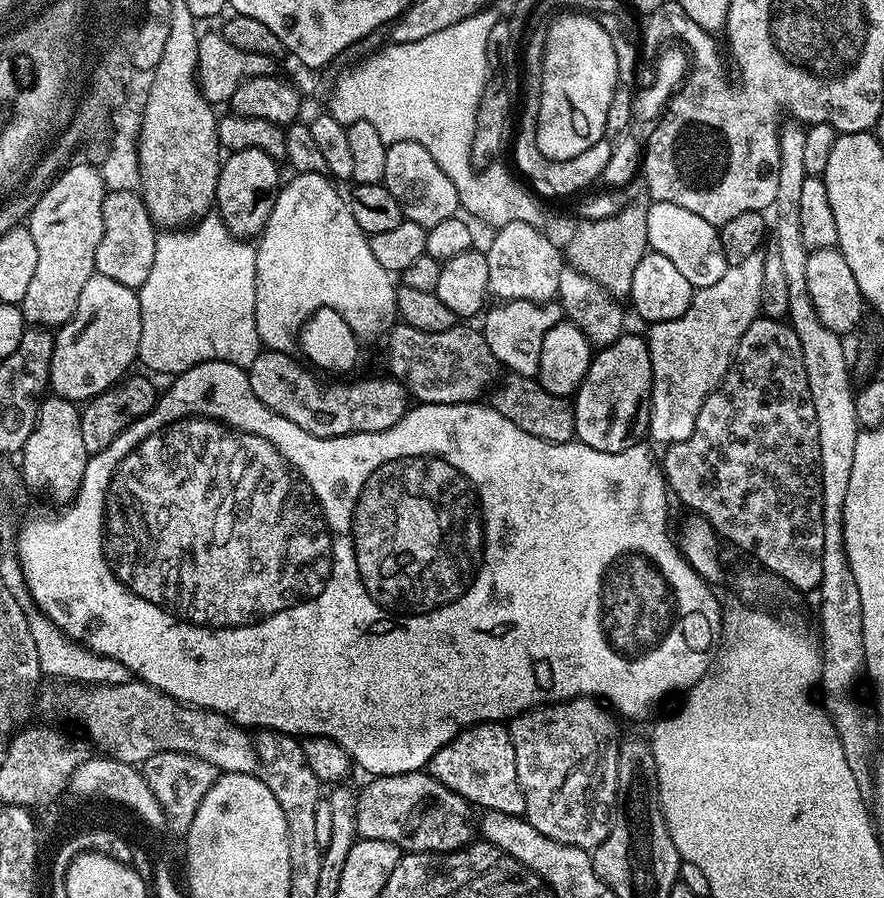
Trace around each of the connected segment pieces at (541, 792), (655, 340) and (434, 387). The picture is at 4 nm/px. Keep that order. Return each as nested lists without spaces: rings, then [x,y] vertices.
[[[576,696],[573,700],[562,700],[559,704],[541,704],[540,707],[530,708],[528,711],[511,717],[507,721],[506,727],[510,734],[510,742],[514,746],[514,762],[518,766],[518,782],[520,783],[522,794],[526,798],[524,816],[534,826],[534,830],[542,830],[542,834],[546,834],[546,838],[554,838],[554,842],[562,842],[563,844],[589,850],[597,848],[606,838],[610,823],[610,813],[616,802],[618,758],[622,747],[622,739],[620,740],[620,732],[616,729],[615,719],[617,720],[617,717],[599,699],[590,696]]]
[[[763,251],[750,254],[746,262],[729,266],[714,285],[695,289],[686,314],[649,327],[646,339],[652,367],[652,397],[647,439],[667,446],[690,438],[702,402],[728,373],[742,334],[761,315],[763,265]]]
[[[397,322],[388,329],[388,364],[393,368],[409,393],[421,404],[471,404],[479,401],[480,396],[493,387],[497,379],[498,365],[490,346],[486,346],[483,331],[457,326],[441,332],[418,330],[414,326]]]

